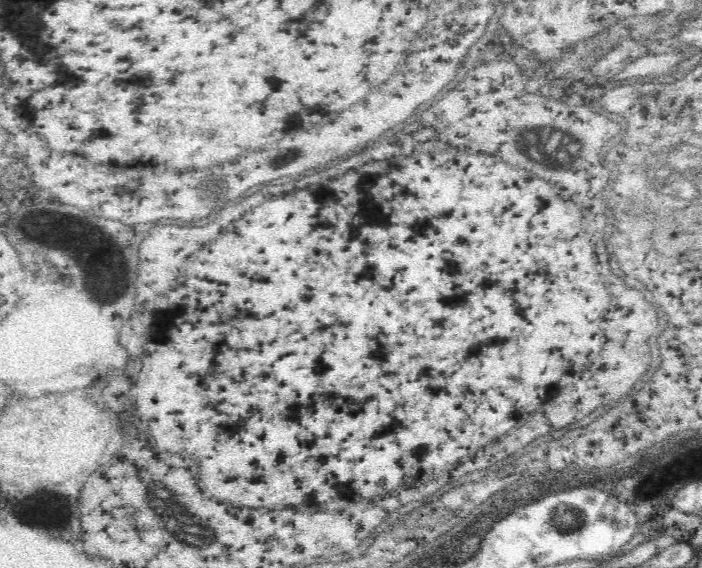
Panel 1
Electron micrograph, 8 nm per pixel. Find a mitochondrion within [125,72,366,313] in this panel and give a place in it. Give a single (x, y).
(271, 165)

